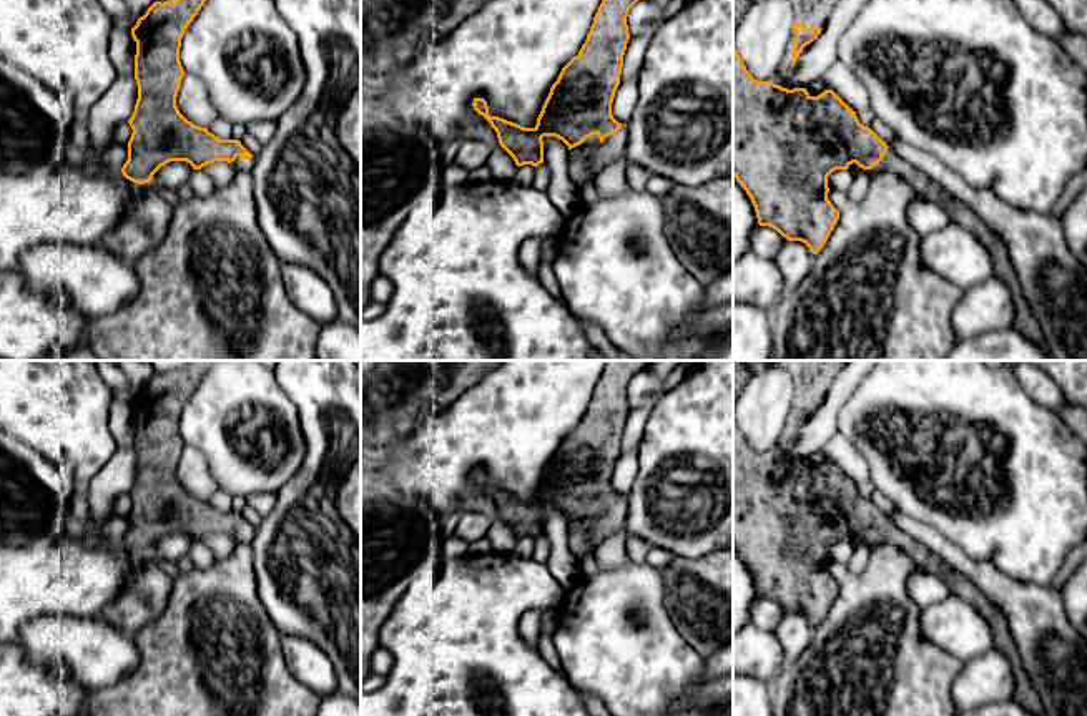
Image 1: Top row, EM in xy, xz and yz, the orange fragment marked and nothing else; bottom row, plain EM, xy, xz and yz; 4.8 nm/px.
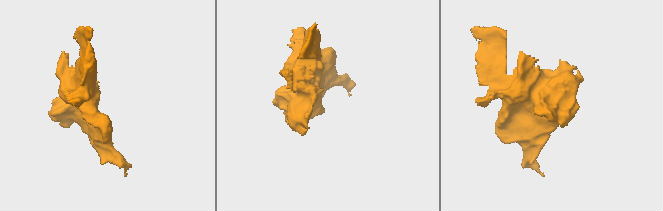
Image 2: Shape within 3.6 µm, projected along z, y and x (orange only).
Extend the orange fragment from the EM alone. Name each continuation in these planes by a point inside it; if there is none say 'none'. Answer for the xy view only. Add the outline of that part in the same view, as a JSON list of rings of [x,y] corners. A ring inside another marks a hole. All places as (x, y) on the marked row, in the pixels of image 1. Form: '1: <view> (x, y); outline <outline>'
1: xy (241, 165); outline [[[253,154],[251,159],[243,159],[241,156],[236,156],[236,159],[233,161],[236,171],[253,171],[254,168],[254,161],[256,161],[256,156]]]

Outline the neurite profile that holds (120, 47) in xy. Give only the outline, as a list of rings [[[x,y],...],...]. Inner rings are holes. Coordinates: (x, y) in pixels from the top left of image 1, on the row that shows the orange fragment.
[[[115,28],[111,32],[108,56],[118,75],[135,75],[133,37],[130,30]]]

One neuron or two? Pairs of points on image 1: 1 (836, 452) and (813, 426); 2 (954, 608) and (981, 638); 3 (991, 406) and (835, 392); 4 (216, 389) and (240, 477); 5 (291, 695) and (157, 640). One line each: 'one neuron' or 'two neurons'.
1: two neurons
2: one neuron
3: two neurons
4: one neuron
5: one neuron

